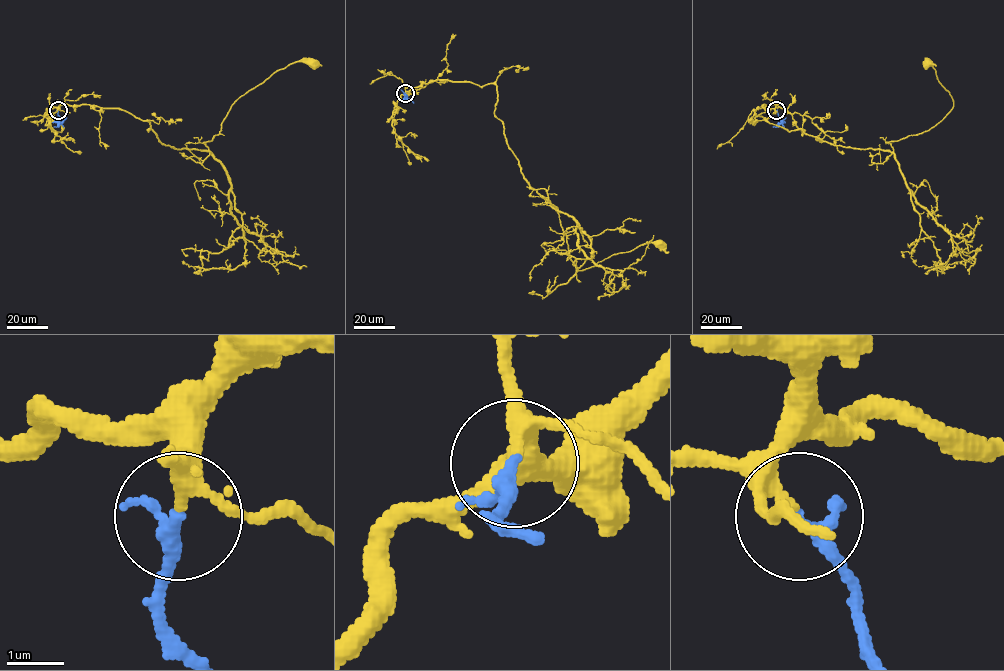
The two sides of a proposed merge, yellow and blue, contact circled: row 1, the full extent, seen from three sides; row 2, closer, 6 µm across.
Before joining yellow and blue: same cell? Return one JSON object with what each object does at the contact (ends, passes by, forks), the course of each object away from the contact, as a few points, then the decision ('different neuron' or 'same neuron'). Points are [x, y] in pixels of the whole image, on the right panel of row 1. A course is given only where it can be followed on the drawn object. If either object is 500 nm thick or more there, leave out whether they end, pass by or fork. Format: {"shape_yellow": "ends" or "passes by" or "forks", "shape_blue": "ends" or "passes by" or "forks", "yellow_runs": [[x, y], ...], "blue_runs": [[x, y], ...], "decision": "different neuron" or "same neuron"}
{"shape_yellow": "forks", "shape_blue": "passes by", "yellow_runs": [[776, 110], [762, 105], [769, 123], [789, 131], [892, 152], [887, 142], [929, 130], [953, 105], [927, 62]], "blue_runs": [[776, 110], [781, 122], [773, 126]], "decision": "same neuron"}

